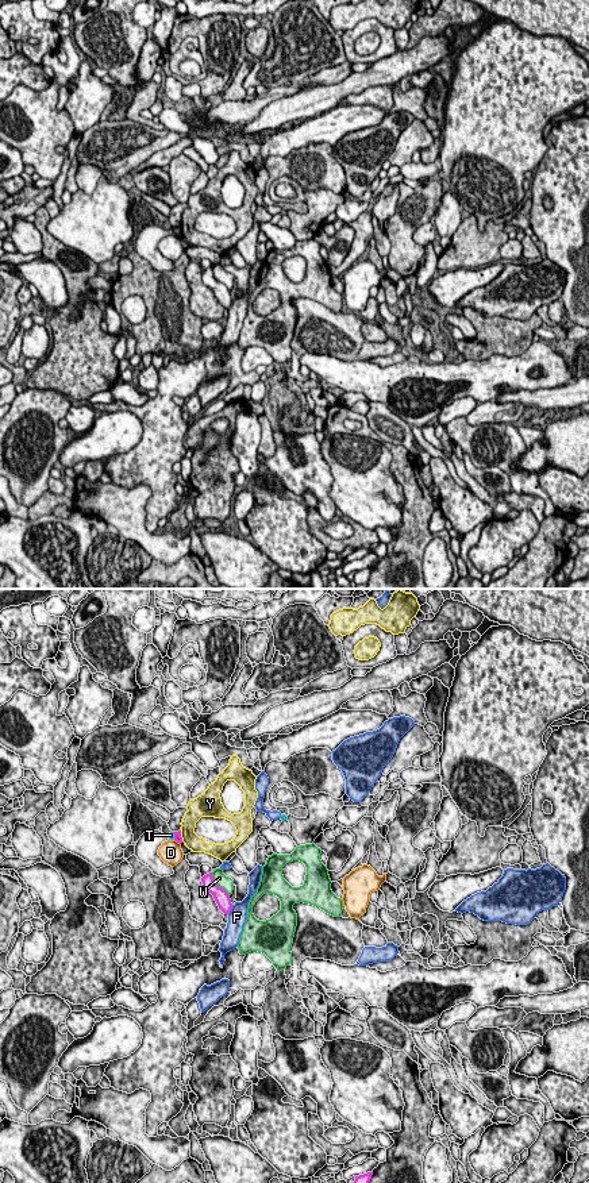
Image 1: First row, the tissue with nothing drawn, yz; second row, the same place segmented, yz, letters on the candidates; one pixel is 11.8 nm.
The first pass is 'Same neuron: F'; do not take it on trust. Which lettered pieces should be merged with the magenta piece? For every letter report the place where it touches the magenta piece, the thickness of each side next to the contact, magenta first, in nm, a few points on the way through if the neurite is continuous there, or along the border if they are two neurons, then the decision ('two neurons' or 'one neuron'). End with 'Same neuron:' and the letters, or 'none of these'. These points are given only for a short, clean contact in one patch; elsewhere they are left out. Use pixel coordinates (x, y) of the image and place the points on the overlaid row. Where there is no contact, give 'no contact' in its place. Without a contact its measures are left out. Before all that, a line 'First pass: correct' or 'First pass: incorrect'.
First pass: incorrect
D: meets magenta in yz at (177, 842); 100 nm thick on the magenta side, 280 nm on the other; two neurons
F: meets magenta in yz at (231, 908); 170 nm thick on the magenta side, 220 nm on the other; two neurons
T: meets magenta in yz at (174, 836); 100 nm thick on the magenta side, 70 nm on the other; border along yz (172, 832), (174, 839); two neurons
W: meets magenta in yz at (216, 885); 170 nm thick on the magenta side, 160 nm on the other; two neurons
Y: meets magenta in yz at (180, 836); 100 nm thick on the magenta side, 190 nm on the other; two neurons
Same neuron: none of these

